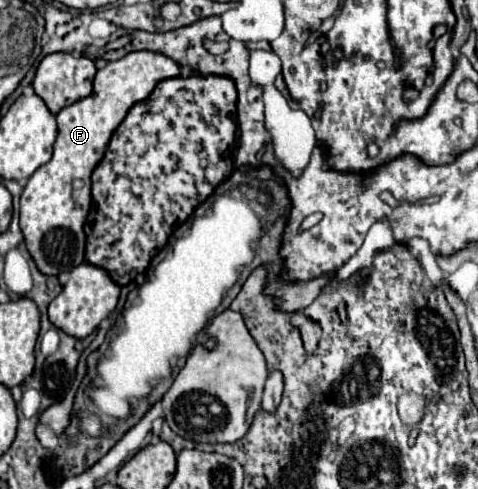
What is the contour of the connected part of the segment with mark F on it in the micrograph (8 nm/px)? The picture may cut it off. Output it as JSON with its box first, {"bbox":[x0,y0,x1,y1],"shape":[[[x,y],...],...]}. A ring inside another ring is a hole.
{"bbox":[20,50,180,276],"shape":[[[148,50],[130,52],[96,72],[90,96],[56,114],[58,138],[54,142],[52,160],[30,176],[20,198],[20,228],[24,242],[42,274],[58,276],[84,262],[84,220],[90,210],[90,174],[102,160],[112,132],[124,120],[132,104],[148,98],[158,82],[176,78],[178,74],[180,66],[164,54]]]}

